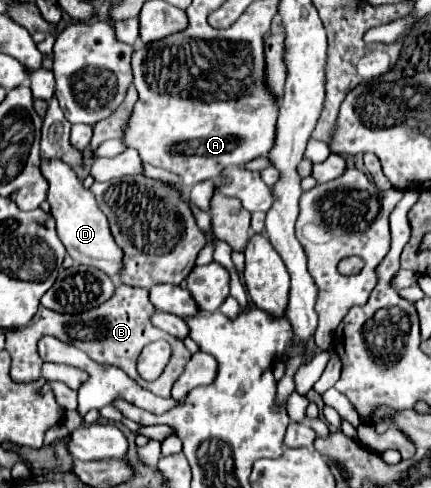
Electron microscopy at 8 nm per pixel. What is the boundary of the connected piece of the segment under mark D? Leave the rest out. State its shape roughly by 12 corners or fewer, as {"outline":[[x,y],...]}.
{"outline":[[43,160],[67,254],[117,276],[121,248],[71,166]]}

